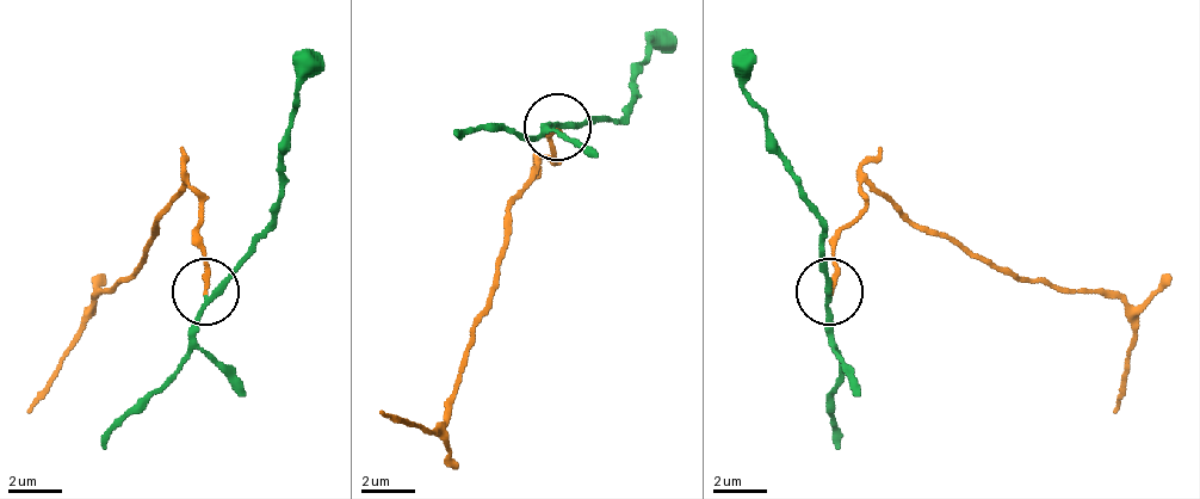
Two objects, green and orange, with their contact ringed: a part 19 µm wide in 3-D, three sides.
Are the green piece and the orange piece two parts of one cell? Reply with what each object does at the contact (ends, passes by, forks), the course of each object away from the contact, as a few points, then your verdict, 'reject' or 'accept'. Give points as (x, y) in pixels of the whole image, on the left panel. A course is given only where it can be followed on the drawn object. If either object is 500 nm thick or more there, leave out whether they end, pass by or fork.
green passes by | orange ends | green via (203, 296), (271, 222), (297, 87), (310, 48) | orange via (203, 289), (203, 242), (184, 182), (156, 222), (156, 235), (136, 269), (96, 303), (82, 337), (29, 411) | reject

